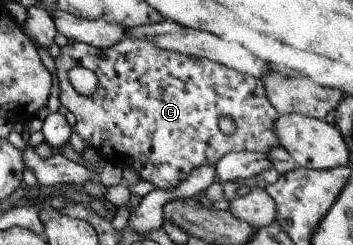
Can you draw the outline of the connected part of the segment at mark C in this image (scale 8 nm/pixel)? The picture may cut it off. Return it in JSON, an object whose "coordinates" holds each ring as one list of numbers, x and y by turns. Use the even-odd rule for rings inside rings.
{"coordinates":[[123,38,117,41,115,44,108,46,107,48,98,49,89,46,85,43,78,43,74,41,72,44,66,44,61,48,61,55,54,60,56,65,56,77,57,86,59,88,59,102,63,111,69,111,75,117,75,123,72,130,75,131,81,140,88,143,88,146,93,148,103,161,111,162,113,166,119,166,119,168,133,168,140,176,140,180,146,180,154,184,155,188,169,189,175,188,177,183,181,182,194,168,197,166,214,164,222,158,224,154,230,152,249,151,250,153,263,153,268,154,271,147,278,146,278,140,275,136,272,126,274,120,278,117,277,111,269,104,264,91,261,80,253,78,247,74,241,74,235,69,227,68,227,66,210,61,205,58,190,57,187,55,180,55,173,51,163,50,157,48,151,41,142,41,137,39],[73,67,83,67,91,72,95,73,97,77,97,88,96,91,88,97,77,94,71,88,67,78,67,71],[221,116,227,116,233,122,234,132,231,135,225,135,219,129,217,122]]}

